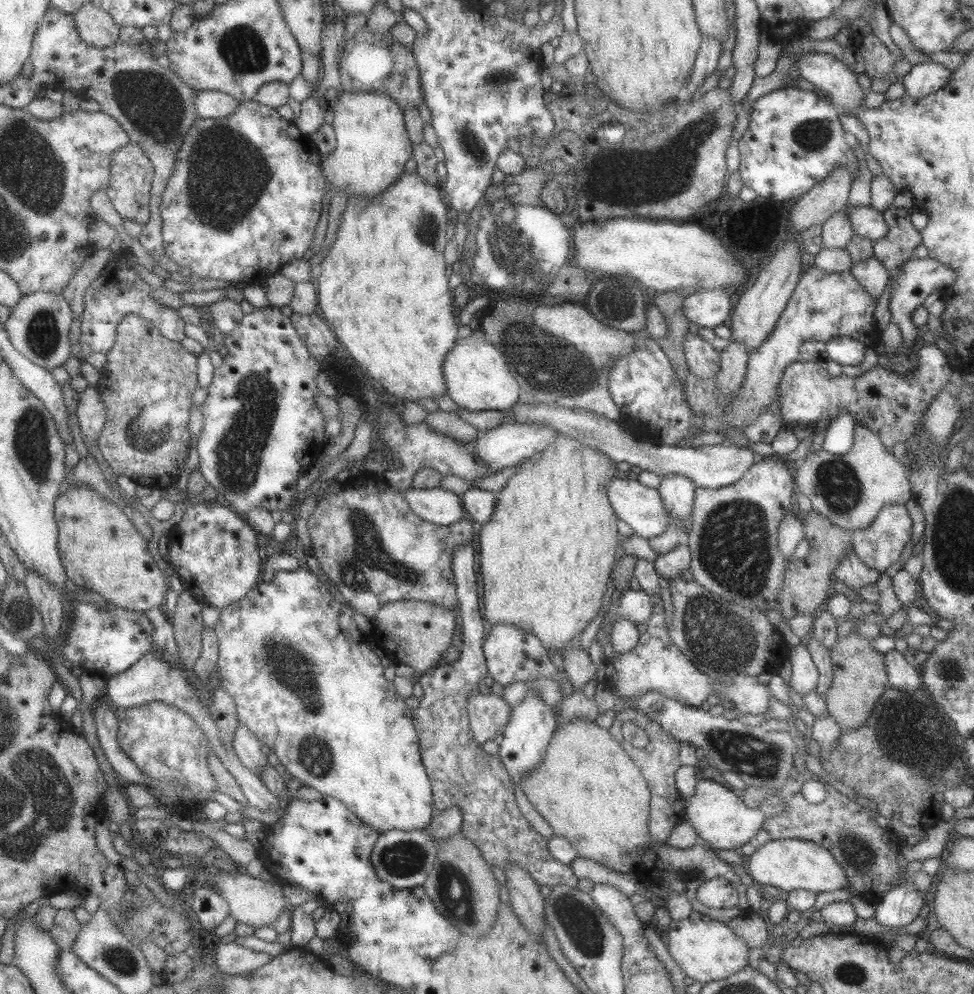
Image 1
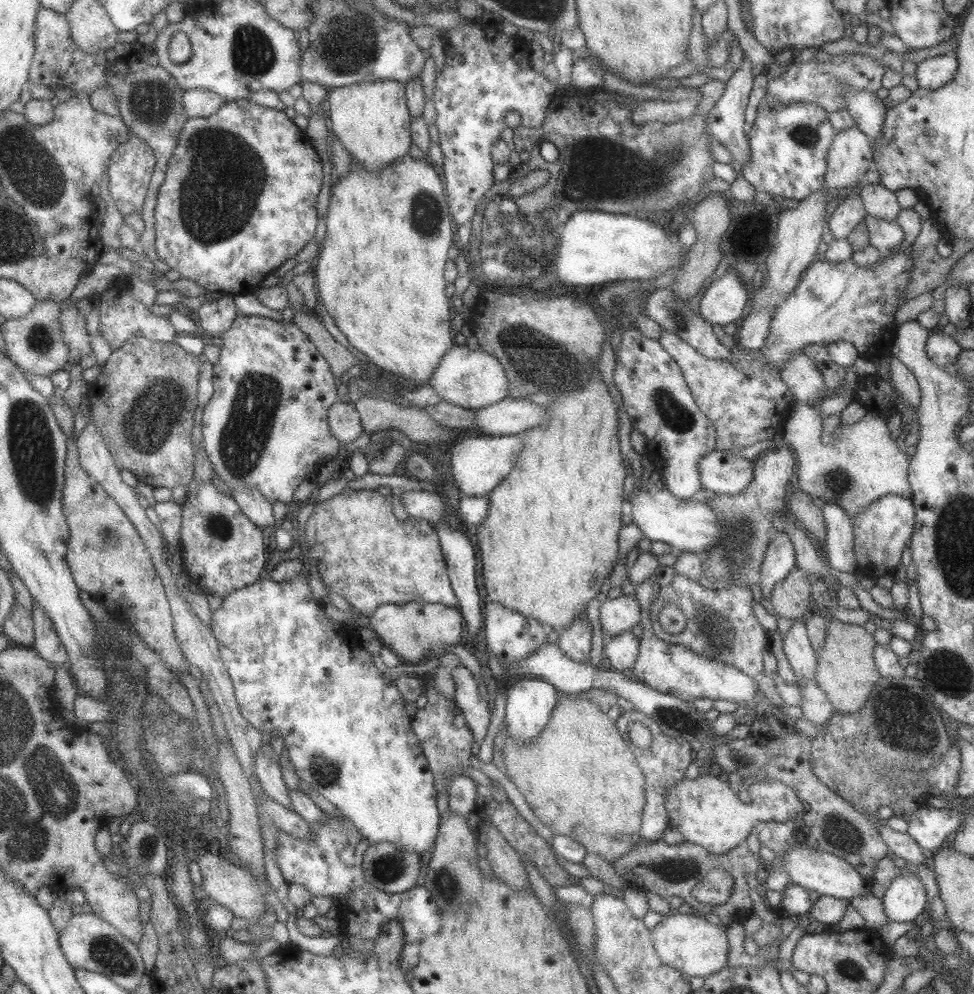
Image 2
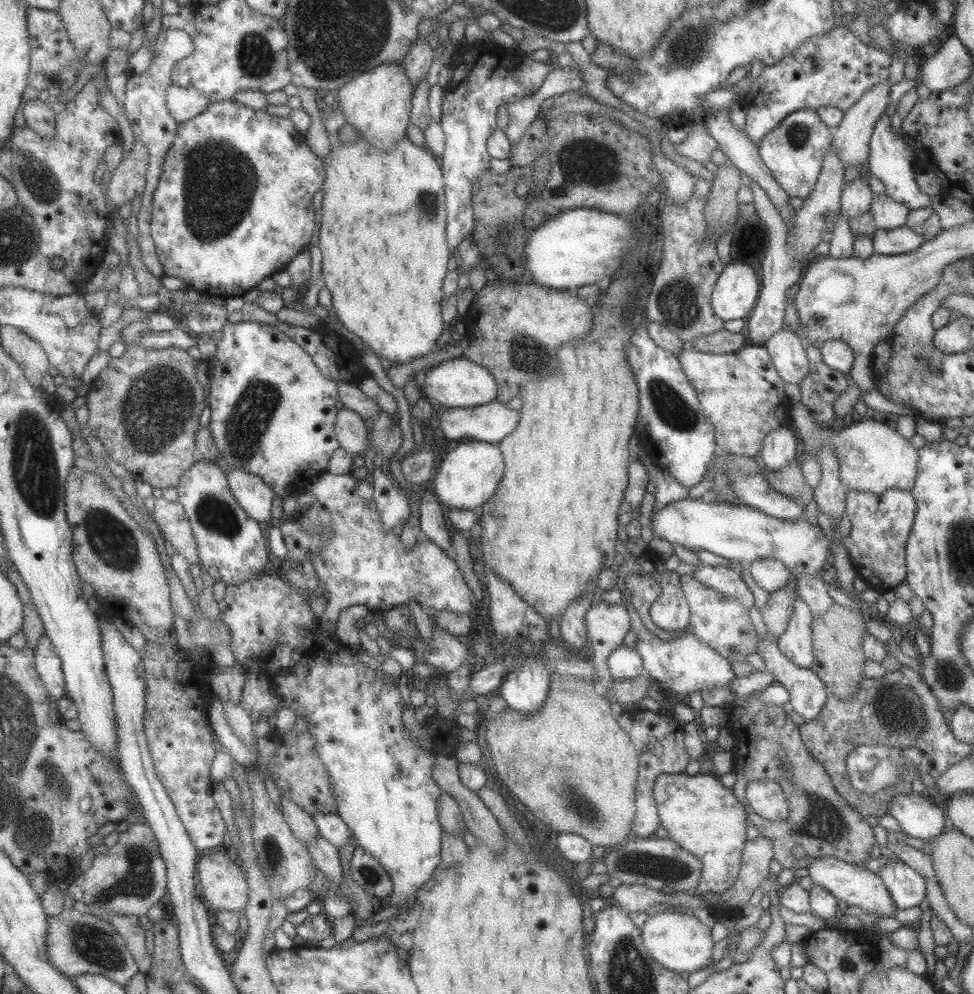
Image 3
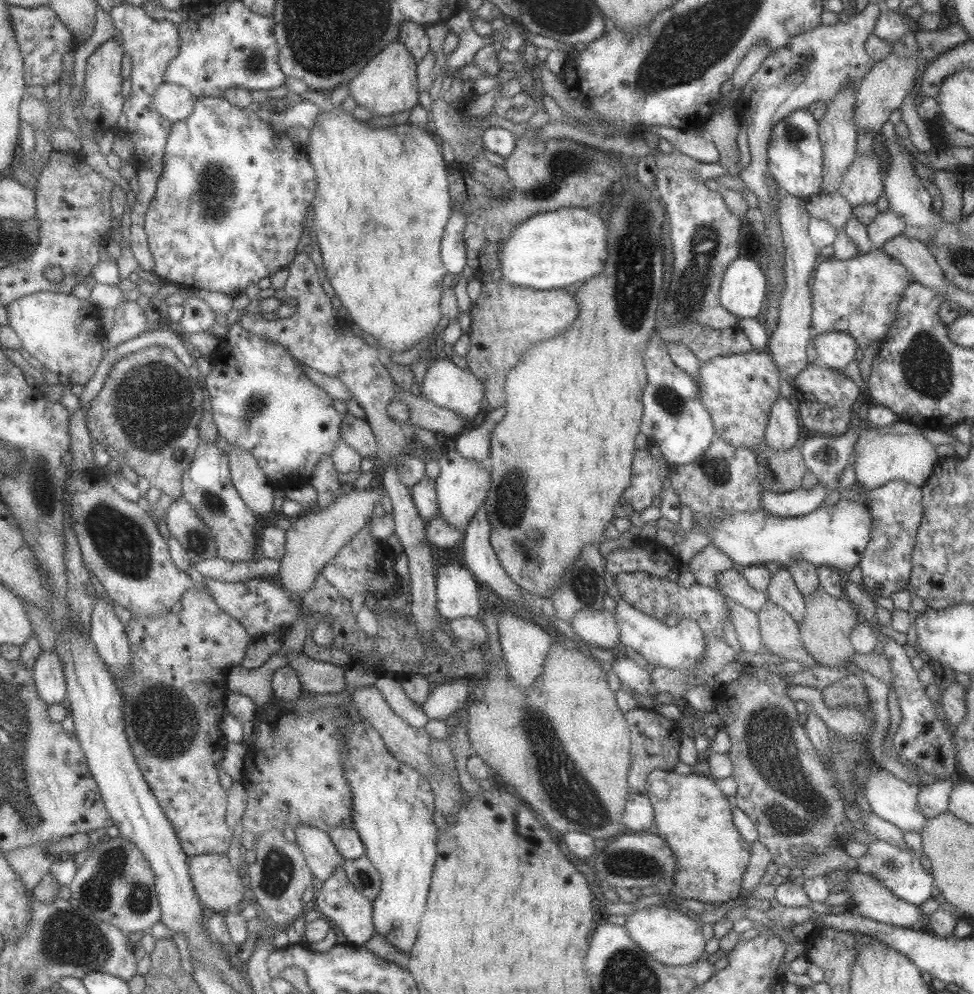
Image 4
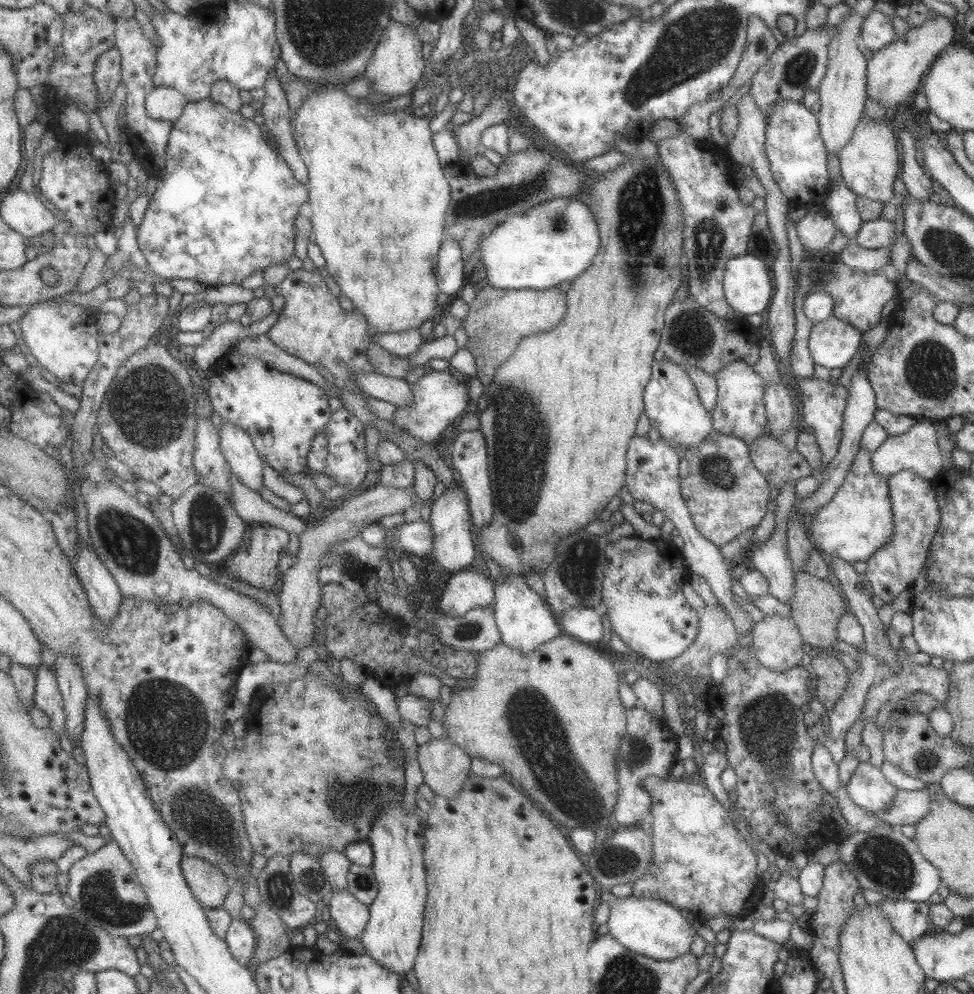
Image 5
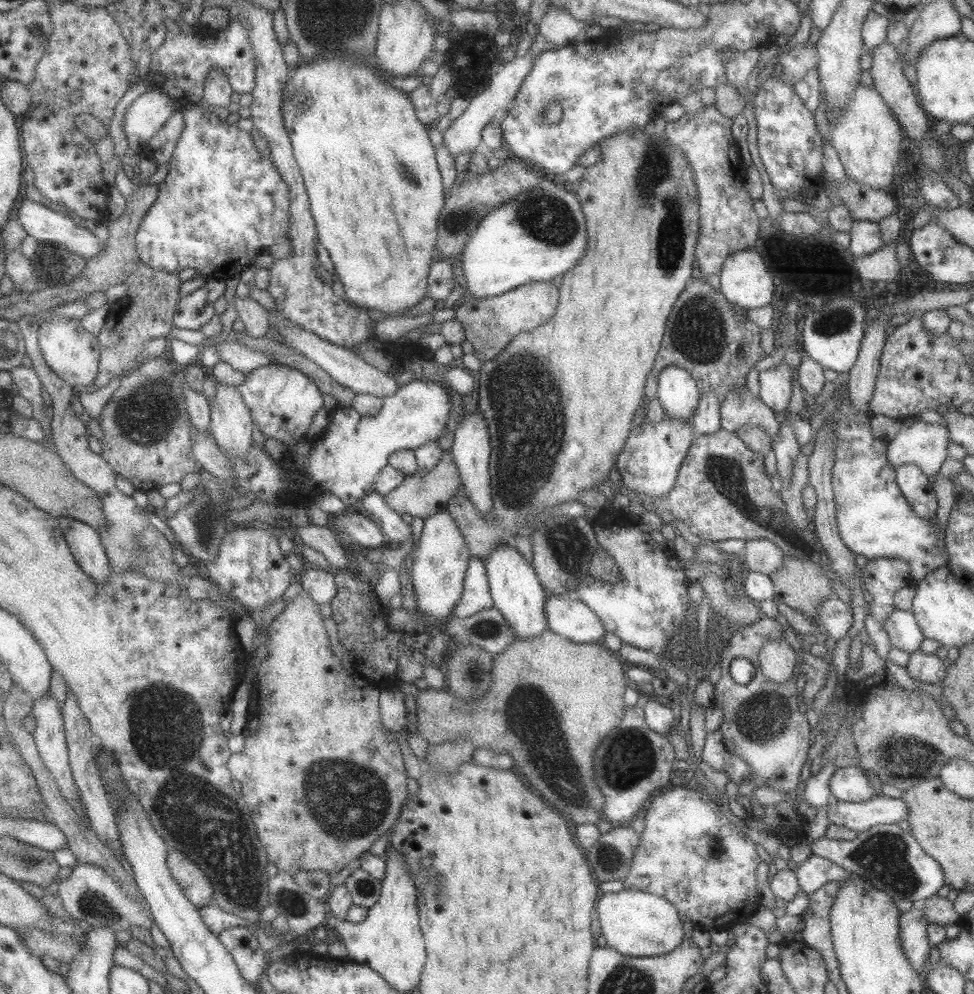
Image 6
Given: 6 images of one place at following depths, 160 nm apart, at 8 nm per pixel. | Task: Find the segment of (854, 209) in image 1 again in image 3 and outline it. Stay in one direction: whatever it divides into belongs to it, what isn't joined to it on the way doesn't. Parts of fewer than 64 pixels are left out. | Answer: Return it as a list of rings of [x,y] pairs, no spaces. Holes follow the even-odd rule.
[[[905,224],[889,230],[876,229],[872,240],[874,253],[885,256],[915,252],[924,242],[919,233],[913,232]]]

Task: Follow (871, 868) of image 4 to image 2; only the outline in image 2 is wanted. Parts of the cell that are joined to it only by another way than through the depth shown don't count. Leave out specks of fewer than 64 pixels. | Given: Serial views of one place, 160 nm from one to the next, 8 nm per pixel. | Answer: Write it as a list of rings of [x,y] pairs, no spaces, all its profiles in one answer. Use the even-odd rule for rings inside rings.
[[[905,867],[901,871],[901,875],[894,876],[889,887],[880,892],[883,912],[888,922],[911,922],[917,917],[921,917],[921,912],[923,912],[927,902],[925,888],[919,877],[907,871]]]

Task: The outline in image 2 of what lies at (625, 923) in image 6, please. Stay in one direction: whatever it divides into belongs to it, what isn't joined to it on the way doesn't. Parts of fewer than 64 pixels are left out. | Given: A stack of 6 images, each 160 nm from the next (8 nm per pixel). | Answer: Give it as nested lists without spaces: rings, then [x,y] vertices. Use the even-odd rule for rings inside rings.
[[[674,913],[650,929],[650,938],[657,956],[664,965],[678,970],[681,974],[705,978],[719,972],[727,964],[728,942],[725,926],[711,924],[700,913]]]

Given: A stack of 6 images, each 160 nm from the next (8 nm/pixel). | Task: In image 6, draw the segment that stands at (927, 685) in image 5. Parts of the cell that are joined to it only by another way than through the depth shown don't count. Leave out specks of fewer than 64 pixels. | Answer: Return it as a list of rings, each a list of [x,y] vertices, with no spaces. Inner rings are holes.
[[[920,651],[909,655],[909,660],[905,671],[909,678],[913,679],[917,685],[932,684],[941,686],[946,667],[936,654],[924,654]]]

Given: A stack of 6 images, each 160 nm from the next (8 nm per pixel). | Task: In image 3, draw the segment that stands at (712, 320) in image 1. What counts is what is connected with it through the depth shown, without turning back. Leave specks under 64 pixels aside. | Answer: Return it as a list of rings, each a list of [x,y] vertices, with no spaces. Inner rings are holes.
[[[733,262],[718,274],[710,296],[713,315],[721,321],[745,319],[755,308],[759,280],[751,266]]]

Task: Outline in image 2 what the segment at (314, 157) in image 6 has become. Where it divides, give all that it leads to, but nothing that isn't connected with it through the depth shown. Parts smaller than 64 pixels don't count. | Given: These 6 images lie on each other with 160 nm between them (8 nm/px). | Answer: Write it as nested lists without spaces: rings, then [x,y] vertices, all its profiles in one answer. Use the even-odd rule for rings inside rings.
[[[405,155],[395,164],[373,173],[367,173],[365,169],[361,169],[352,161],[349,169],[346,176],[333,180],[329,194],[328,212],[325,217],[325,239],[312,263],[319,303],[325,307],[329,317],[333,319],[335,327],[345,335],[347,342],[357,352],[366,356],[367,365],[373,371],[381,376],[394,375],[405,378],[405,380],[413,380],[418,384],[417,386],[427,385],[435,367],[439,364],[440,358],[455,344],[451,338],[451,332],[449,332],[449,322],[453,318],[453,309],[449,298],[443,293],[446,282],[443,276],[444,264],[448,259],[447,250],[452,244],[453,228],[451,228],[449,206],[443,189],[441,173],[430,163],[411,159],[409,155]]]

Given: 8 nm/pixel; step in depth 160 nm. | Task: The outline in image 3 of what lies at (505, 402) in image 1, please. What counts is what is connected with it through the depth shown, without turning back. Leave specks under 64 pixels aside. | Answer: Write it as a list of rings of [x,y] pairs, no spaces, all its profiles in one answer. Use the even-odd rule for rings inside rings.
[[[465,356],[443,360],[425,370],[421,388],[423,397],[434,402],[436,406],[447,408],[467,408],[485,404],[496,398],[496,390],[497,385],[492,374],[484,366]]]

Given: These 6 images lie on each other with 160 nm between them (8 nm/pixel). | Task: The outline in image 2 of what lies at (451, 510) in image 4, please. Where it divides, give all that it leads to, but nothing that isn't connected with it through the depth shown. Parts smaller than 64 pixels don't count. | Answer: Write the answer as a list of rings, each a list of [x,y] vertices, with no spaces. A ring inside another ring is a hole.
[[[511,436],[463,437],[451,449],[451,474],[460,496],[486,496],[501,482],[515,465],[519,451],[523,450],[524,438]]]

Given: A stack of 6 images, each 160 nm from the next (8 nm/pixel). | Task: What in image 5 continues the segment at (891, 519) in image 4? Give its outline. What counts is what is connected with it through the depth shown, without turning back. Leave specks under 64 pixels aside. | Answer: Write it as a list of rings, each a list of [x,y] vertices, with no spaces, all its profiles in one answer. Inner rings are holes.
[[[900,470],[892,474],[886,481],[892,512],[892,533],[887,542],[883,543],[865,561],[867,566],[863,573],[869,581],[872,594],[878,596],[884,604],[890,604],[899,592],[911,589],[913,580],[917,578],[917,574],[919,574],[920,569],[924,566],[926,556],[928,555],[929,543],[937,530],[940,514],[930,481],[923,480],[912,470]]]

